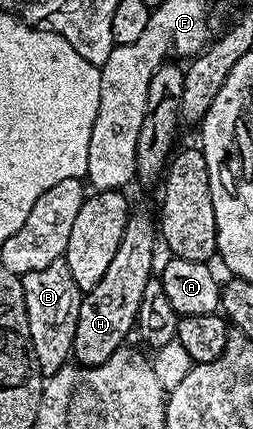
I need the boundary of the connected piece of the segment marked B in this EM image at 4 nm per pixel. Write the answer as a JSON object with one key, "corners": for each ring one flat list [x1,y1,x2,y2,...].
{"corners":[[62,260,38,272,23,275,26,316,30,324,32,351,38,360,40,373,47,376,69,365,74,344,74,328,78,328,78,308,82,292,70,276,70,268]]}

